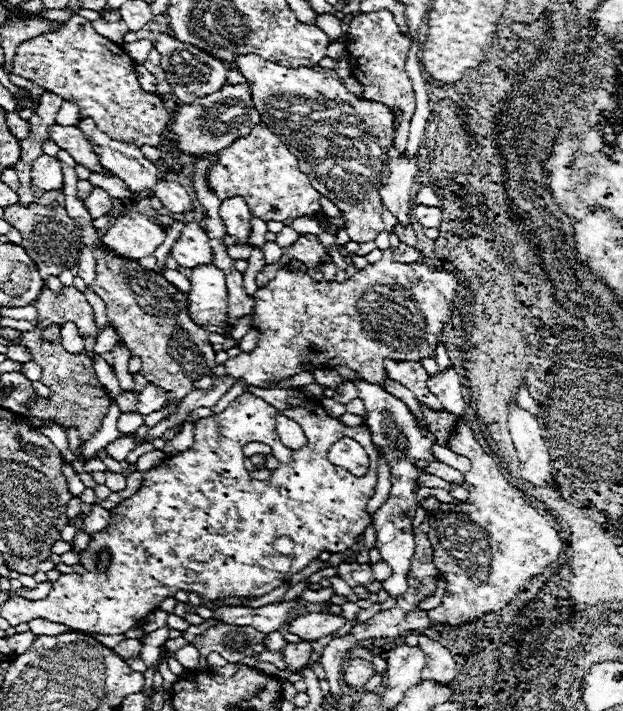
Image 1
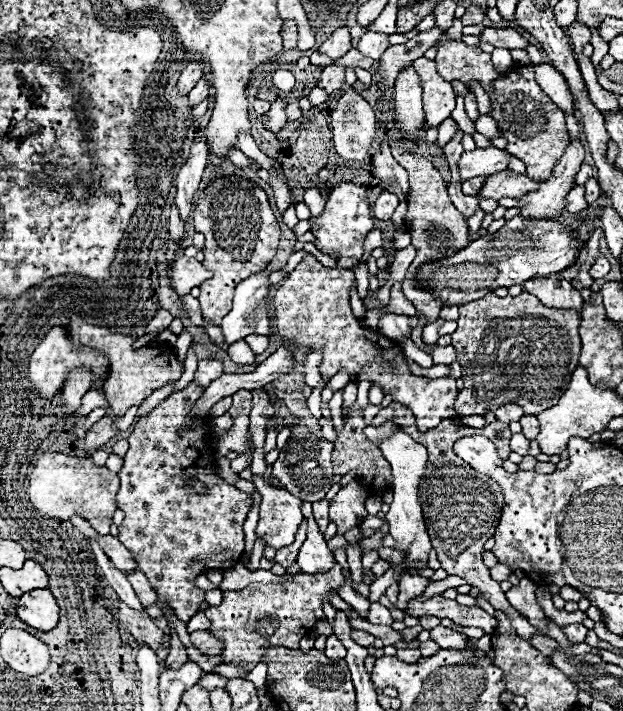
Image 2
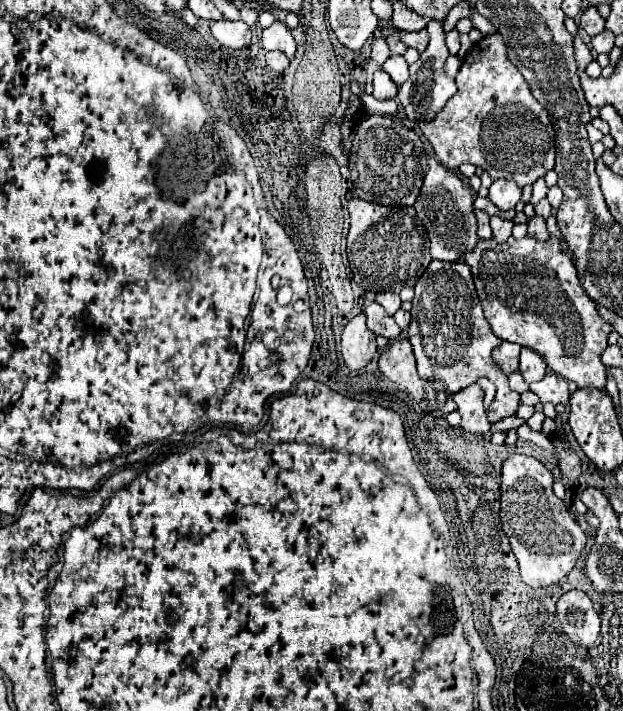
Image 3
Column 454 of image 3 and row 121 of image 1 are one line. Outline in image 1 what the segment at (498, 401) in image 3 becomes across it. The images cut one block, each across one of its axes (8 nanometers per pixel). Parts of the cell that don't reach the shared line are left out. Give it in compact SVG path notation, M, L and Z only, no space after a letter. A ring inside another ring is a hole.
M256 54L238 56L234 68L246 76L254 106L260 112L266 128L274 132L290 148L290 152L294 152L294 156L298 156L300 170L310 178L312 186L318 188L320 194L324 194L344 212L344 218L346 218L344 228L350 240L358 244L374 242L376 236L382 230L386 230L380 218L384 208L380 198L380 188L386 184L388 172L390 172L388 168L390 164L386 156L386 148L392 144L392 138L394 138L390 110L384 104L378 104L372 100L358 100L354 94L350 94L344 88L342 82L338 82L336 78L326 78L314 68L288 68L288 66L280 66L276 62L264 60Z

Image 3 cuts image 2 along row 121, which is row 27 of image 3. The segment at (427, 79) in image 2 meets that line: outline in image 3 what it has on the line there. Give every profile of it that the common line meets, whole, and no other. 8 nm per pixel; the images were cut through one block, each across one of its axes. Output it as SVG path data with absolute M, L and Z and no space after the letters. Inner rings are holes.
M430 20L428 26L426 26L428 34L430 34L430 42L428 42L428 48L420 54L420 58L410 66L410 78L400 86L398 90L398 98L400 98L400 104L404 106L404 112L406 116L412 120L412 122L418 122L418 120L430 120L434 118L434 114L438 110L444 108L444 104L448 102L448 98L454 96L456 92L456 84L452 78L448 78L444 74L444 62L448 58L448 48L446 48L446 32L444 32L444 24L442 22L436 22L436 20Z

